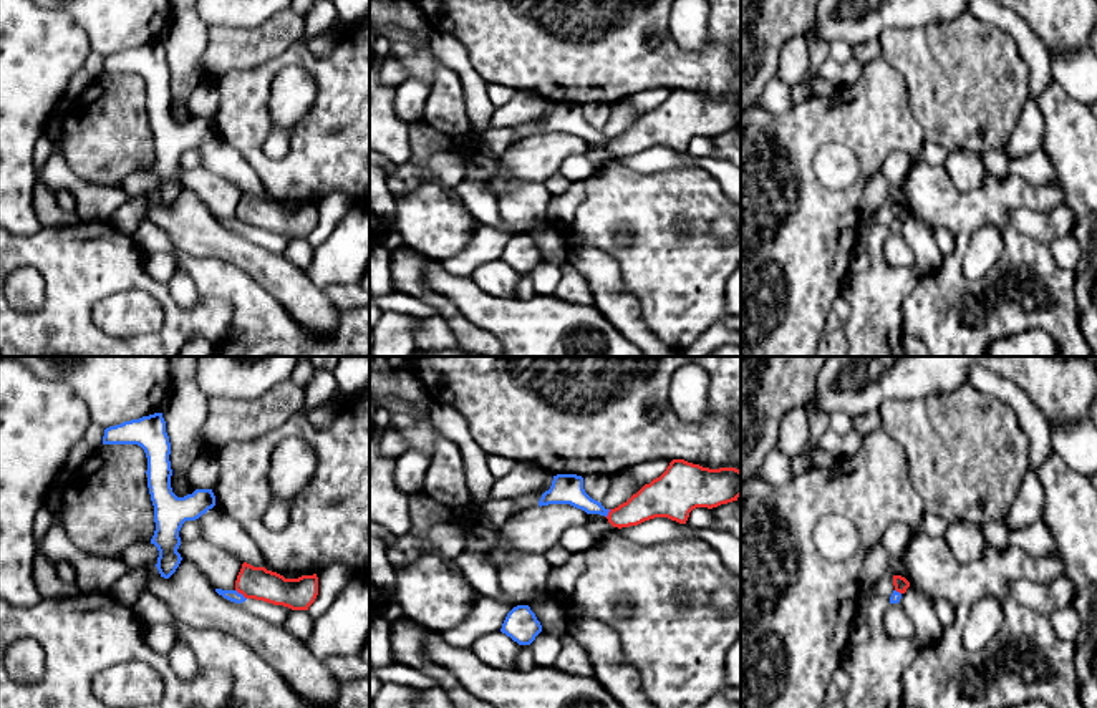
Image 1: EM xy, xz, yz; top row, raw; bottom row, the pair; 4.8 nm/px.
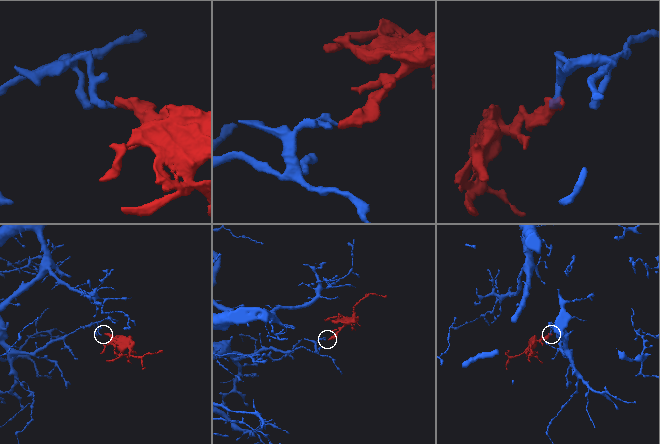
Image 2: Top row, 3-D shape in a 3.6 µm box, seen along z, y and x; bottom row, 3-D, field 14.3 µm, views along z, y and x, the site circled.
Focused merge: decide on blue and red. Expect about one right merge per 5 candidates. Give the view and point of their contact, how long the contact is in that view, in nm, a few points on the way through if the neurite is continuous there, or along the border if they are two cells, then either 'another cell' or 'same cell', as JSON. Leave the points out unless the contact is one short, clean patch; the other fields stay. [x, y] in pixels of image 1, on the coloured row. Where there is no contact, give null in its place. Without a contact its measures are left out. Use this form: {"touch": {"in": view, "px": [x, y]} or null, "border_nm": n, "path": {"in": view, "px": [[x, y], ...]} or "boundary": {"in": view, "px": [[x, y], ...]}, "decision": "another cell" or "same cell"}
{"touch": {"in": "xy", "px": [241, 594]}, "border_nm": 80, "boundary": {"in": "xy", "px": [[236, 589], [246, 599]]}, "decision": "another cell"}

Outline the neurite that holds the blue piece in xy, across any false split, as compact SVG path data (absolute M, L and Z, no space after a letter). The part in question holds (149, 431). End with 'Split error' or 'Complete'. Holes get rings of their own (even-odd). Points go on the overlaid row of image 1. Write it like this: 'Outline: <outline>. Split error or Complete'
Outline: M154 413L149 416L143 416L139 419L124 421L116 426L109 426L104 429L103 444L138 444L144 449L147 458L147 487L151 494L151 501L154 506L154 522L156 531L151 539L151 544L154 544L159 550L157 557L157 570L161 577L169 579L176 569L179 567L182 557L177 552L181 546L179 531L186 521L196 521L202 514L205 514L209 509L215 506L215 496L212 489L196 489L192 494L187 494L184 497L177 497L172 492L171 487L171 443L169 436L166 433L166 421L162 418L162 413Z. Complete

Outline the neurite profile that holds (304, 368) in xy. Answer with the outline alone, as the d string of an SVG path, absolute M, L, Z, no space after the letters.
M298 356L298 360L292 370L292 375L290 375L290 381L300 388L305 388L310 383L315 371L317 371L317 368L308 360L308 356Z

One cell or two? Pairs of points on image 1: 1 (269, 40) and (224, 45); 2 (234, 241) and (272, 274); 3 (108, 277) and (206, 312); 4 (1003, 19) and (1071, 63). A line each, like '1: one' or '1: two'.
1: one
2: one
3: one
4: two

